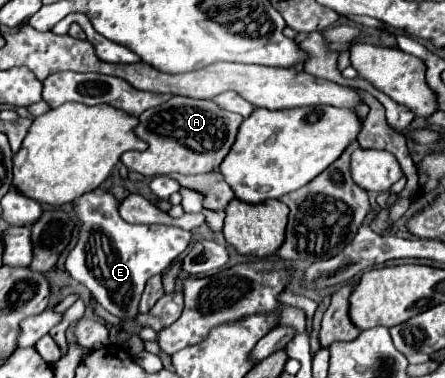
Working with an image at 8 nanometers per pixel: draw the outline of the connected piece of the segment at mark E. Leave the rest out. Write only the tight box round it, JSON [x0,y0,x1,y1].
[66,189,192,335]

